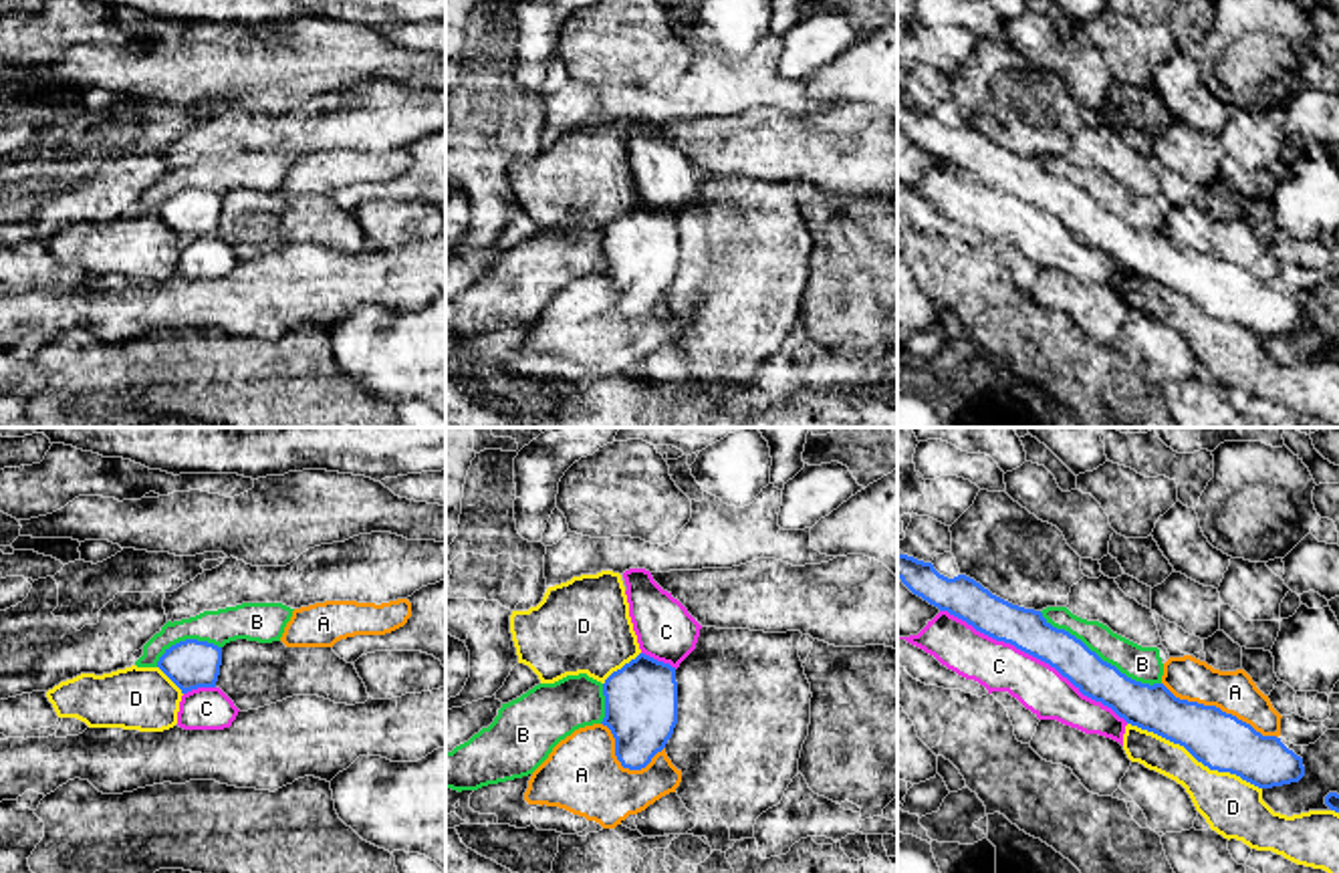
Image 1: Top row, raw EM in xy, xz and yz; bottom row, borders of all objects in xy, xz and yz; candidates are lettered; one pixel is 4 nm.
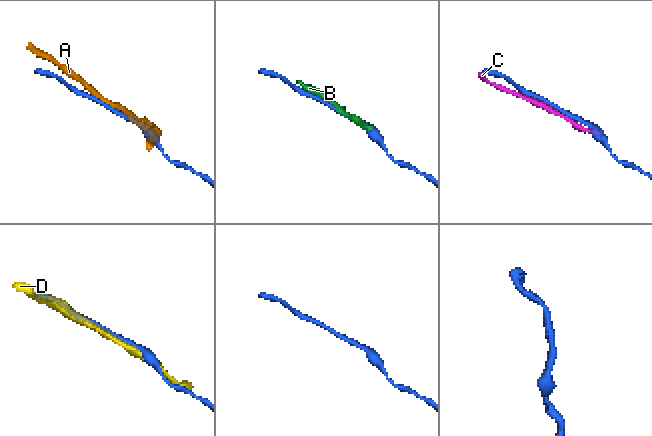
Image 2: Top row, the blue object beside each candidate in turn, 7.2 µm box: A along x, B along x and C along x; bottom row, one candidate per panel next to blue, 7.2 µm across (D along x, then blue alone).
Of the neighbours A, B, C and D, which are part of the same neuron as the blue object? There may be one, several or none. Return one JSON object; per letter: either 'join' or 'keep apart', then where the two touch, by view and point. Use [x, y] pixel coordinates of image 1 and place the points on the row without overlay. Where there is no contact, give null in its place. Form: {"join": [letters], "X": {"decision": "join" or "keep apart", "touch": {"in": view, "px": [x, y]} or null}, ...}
{"join": ["C"], "A": {"decision": "keep apart", "touch": {"in": "yz", "px": [1219, 257]}}, "B": {"decision": "keep apart", "touch": {"in": "yz", "px": [1098, 204]}}, "C": {"decision": "join", "touch": {"in": "yz", "px": [1035, 204]}}, "D": {"decision": "keep apart", "touch": {"in": "yz", "px": [1194, 305]}}}

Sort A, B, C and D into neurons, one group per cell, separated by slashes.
A / B / C / D

